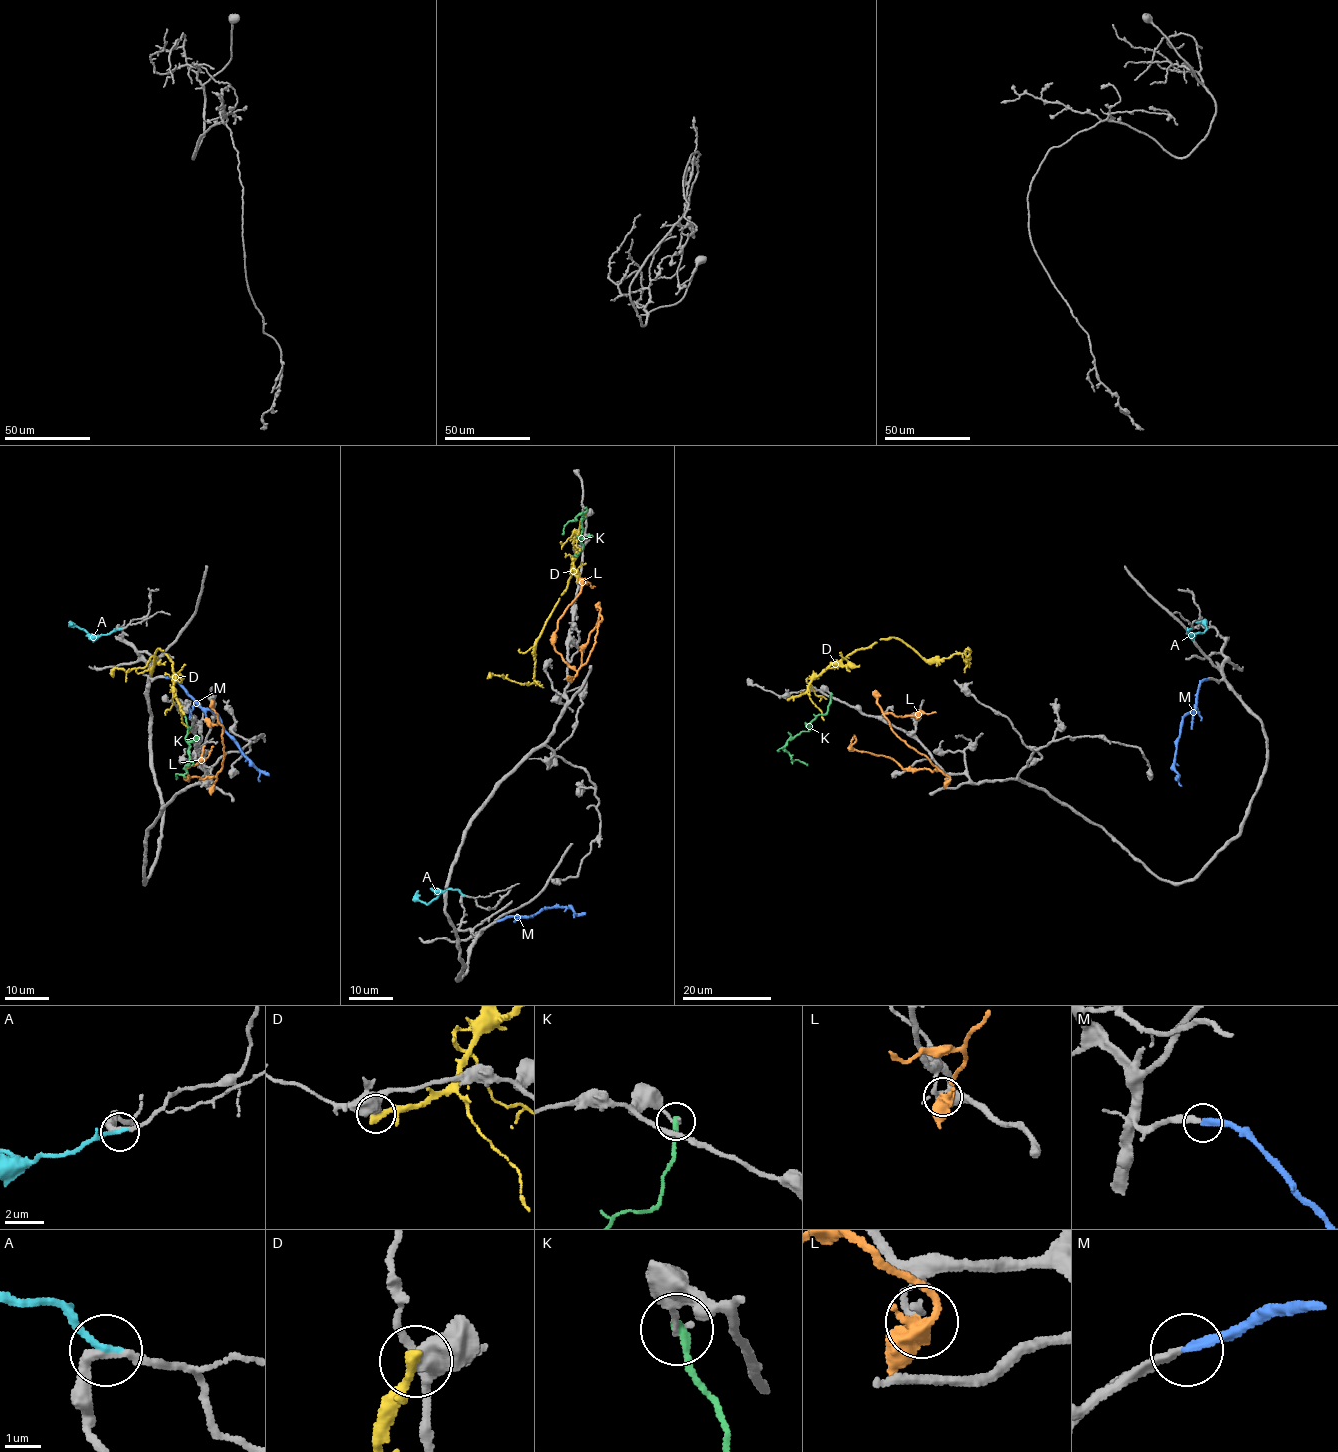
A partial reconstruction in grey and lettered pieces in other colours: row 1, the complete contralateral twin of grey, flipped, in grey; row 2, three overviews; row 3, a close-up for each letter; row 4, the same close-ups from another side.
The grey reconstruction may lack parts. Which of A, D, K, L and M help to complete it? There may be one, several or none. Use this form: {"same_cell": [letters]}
{"same_cell": ["M"]}

